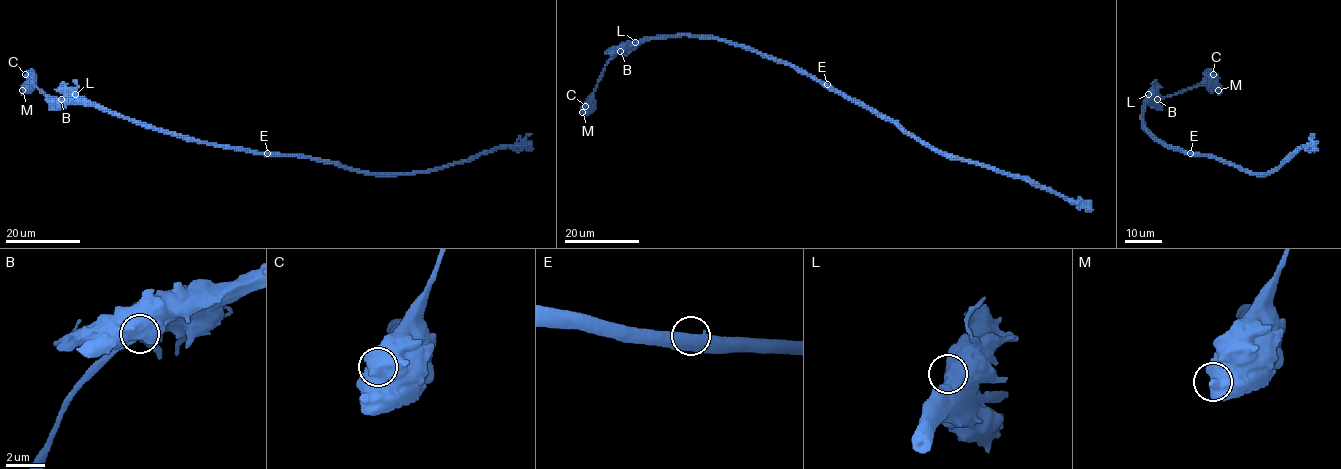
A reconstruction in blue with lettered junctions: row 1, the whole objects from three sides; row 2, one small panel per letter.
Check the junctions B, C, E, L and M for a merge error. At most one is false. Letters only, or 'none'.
none

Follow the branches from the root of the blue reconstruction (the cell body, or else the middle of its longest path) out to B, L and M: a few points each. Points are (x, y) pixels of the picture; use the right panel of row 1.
B: (1192, 155), (1161, 143), (1145, 128), (1143, 108), (1157, 99)
L: (1192, 155), (1161, 143), (1145, 128), (1142, 111), (1148, 94)
M: (1192, 155), (1156, 139), (1143, 124), (1143, 108), (1156, 99), (1199, 85), (1212, 85), (1218, 90)

